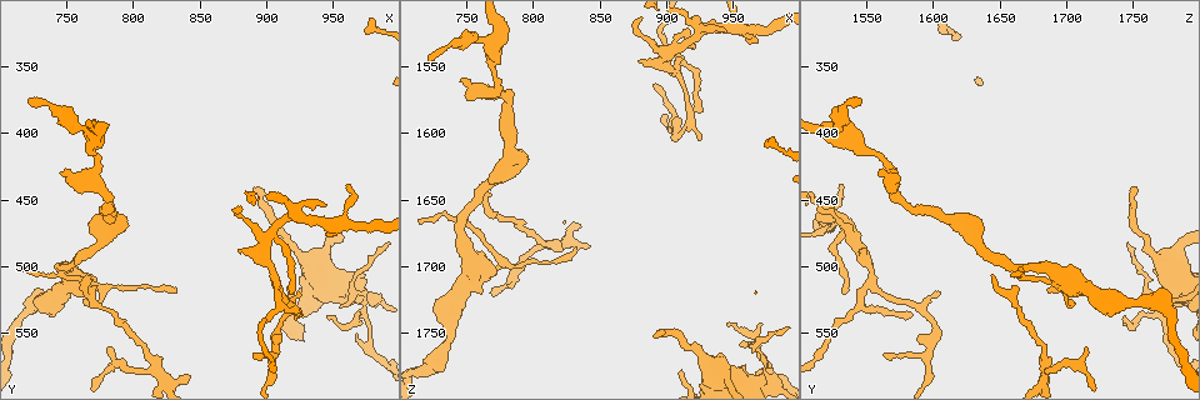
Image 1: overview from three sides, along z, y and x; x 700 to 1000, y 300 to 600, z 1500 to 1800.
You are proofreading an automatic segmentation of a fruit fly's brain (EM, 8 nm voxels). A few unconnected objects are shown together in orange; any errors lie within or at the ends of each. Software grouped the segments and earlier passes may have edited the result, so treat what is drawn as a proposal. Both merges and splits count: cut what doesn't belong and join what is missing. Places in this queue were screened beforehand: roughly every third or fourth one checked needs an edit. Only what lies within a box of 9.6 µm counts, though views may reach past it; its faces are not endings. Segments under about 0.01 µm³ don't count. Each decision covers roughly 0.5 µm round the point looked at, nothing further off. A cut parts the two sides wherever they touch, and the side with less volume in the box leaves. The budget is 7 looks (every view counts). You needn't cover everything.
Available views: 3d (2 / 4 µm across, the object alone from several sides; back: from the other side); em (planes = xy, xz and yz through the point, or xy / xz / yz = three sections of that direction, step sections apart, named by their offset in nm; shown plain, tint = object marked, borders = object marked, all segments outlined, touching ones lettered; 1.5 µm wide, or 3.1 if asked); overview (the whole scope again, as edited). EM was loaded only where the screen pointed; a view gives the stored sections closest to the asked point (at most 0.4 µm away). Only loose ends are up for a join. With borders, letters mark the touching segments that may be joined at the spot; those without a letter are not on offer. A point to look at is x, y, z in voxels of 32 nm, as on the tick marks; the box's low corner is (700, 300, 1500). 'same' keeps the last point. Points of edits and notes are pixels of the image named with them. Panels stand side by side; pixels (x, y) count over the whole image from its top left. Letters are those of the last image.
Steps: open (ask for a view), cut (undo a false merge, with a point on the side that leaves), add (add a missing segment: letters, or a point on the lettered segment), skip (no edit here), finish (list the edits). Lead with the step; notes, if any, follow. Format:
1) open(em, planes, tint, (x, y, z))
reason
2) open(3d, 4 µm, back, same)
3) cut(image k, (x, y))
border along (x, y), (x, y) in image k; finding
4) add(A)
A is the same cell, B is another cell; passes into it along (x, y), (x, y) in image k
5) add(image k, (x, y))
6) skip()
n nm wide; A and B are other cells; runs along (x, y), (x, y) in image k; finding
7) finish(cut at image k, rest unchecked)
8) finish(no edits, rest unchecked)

open(em, planes, borders, (768, 400, 1530))
abrupt turn

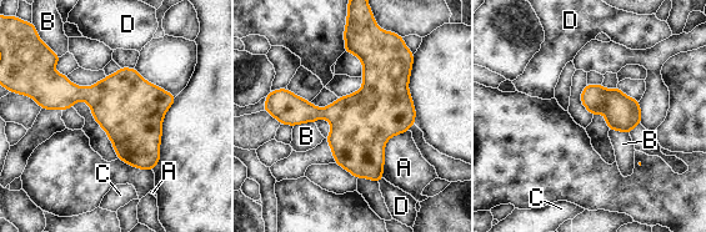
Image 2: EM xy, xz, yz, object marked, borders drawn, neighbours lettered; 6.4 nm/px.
skip()
A, B, C and D are other cells; border along (314, 121), (304, 121), (294, 126) in image 2; continuous, no second cell

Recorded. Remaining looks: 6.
open(3d, 2 µm, (926, 536, 1584))

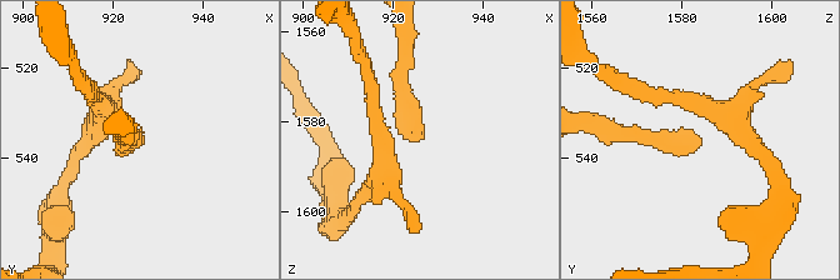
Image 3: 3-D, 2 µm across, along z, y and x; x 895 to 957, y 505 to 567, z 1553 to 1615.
open(em, planes, borders, (926, 536, 1585))
shape alone is not enough

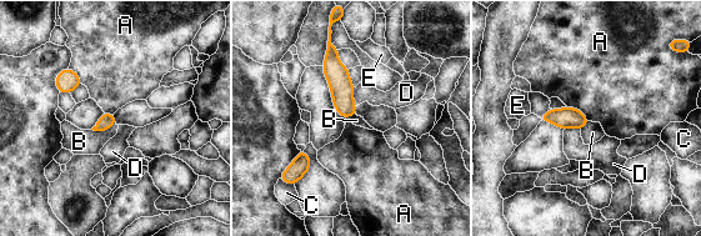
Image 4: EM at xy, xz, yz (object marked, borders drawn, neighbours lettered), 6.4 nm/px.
skip()
A touches over 180 nm; A, B, C, D and E are other cells; runs along (330, 49), (346, 114) in image 4; none of them fits

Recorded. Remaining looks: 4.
open(em, planes, tint, (972, 522, 1774))
four-way junction

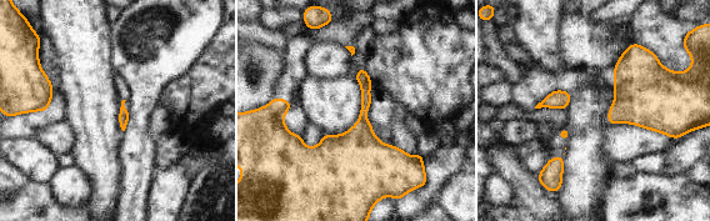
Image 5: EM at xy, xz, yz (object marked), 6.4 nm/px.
open(em, planes, borders, same)
what lies round it

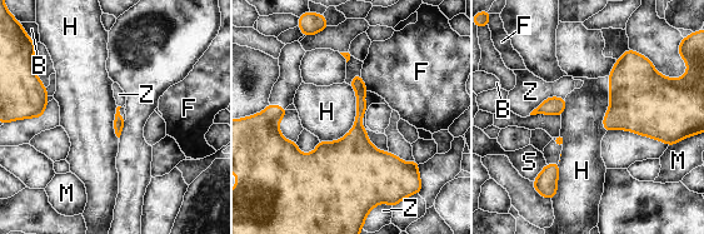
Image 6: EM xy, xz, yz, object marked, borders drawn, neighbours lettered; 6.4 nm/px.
skip()
60 nm wide; B, F, H, M, S and Z are other cells; border along (350, 85), (354, 125), (320, 142) in image 6; continuous, no second cell

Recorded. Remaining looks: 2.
finish(no edits, rest unchecked)

